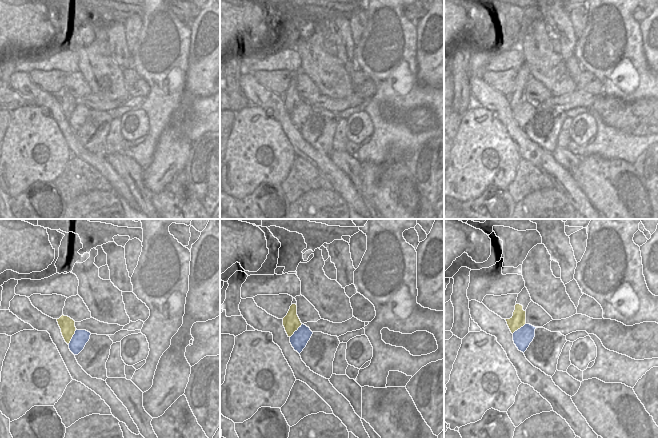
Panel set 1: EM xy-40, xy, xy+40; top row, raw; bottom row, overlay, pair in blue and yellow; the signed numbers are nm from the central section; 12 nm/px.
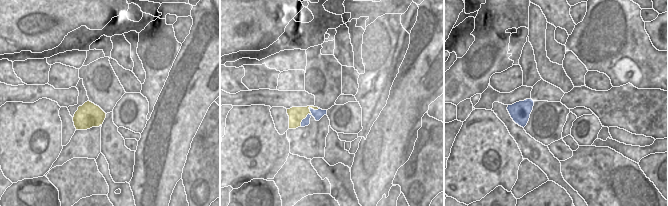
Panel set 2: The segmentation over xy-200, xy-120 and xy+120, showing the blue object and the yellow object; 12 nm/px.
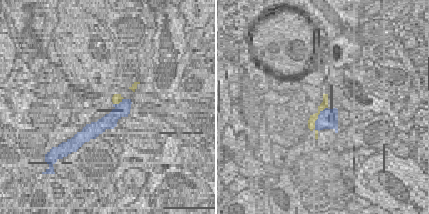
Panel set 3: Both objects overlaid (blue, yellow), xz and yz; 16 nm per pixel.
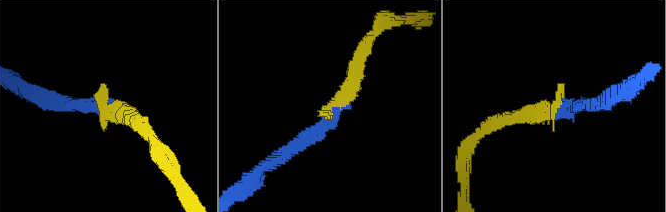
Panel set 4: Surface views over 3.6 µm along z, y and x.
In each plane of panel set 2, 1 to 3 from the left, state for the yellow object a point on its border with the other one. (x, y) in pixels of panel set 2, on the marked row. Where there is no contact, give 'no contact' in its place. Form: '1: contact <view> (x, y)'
1: no contact
2: contact xy-120 (309, 114)
3: no contact

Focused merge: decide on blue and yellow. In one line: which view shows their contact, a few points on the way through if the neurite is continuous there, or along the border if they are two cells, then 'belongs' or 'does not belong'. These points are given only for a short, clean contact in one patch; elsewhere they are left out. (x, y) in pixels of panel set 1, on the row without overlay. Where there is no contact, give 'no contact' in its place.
meets blue in xy-40; belongs

